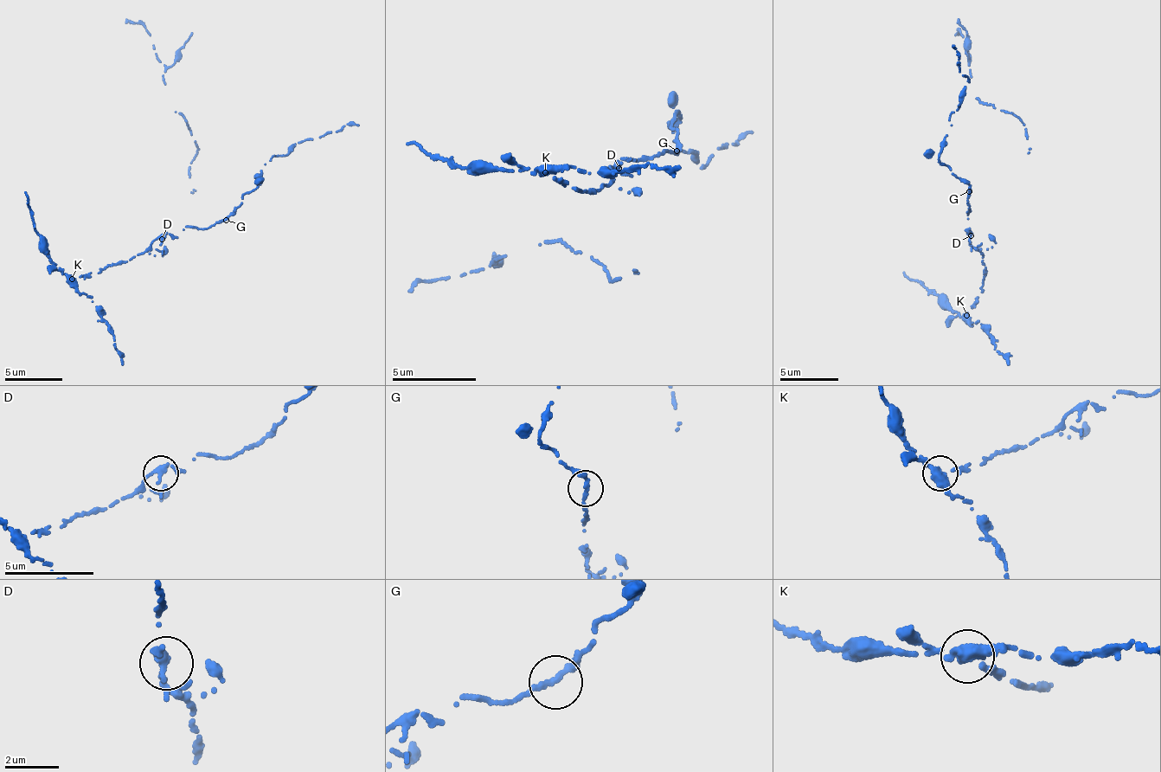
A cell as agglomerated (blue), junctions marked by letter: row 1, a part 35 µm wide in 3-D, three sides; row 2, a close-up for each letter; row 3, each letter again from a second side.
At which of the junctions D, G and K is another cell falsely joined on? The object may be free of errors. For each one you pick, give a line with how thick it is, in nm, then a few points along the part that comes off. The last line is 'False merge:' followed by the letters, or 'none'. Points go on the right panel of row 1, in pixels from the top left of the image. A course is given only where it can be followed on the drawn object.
K: Thickness 340 nm. Course of the part to remove: (967, 316), (955, 312), (943, 295), (902, 272)
False merge: K

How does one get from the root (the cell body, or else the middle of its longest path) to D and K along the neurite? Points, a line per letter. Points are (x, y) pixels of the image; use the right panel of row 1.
D: (971, 189), (967, 197), (969, 227), (965, 230), (971, 235)
K: (971, 189), (967, 197), (969, 227), (965, 230), (973, 247), (981, 248), (985, 271), (982, 292), (967, 316)

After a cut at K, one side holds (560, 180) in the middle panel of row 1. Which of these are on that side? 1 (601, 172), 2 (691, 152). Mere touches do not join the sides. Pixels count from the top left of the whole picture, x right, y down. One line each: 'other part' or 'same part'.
1: other part
2: same part

